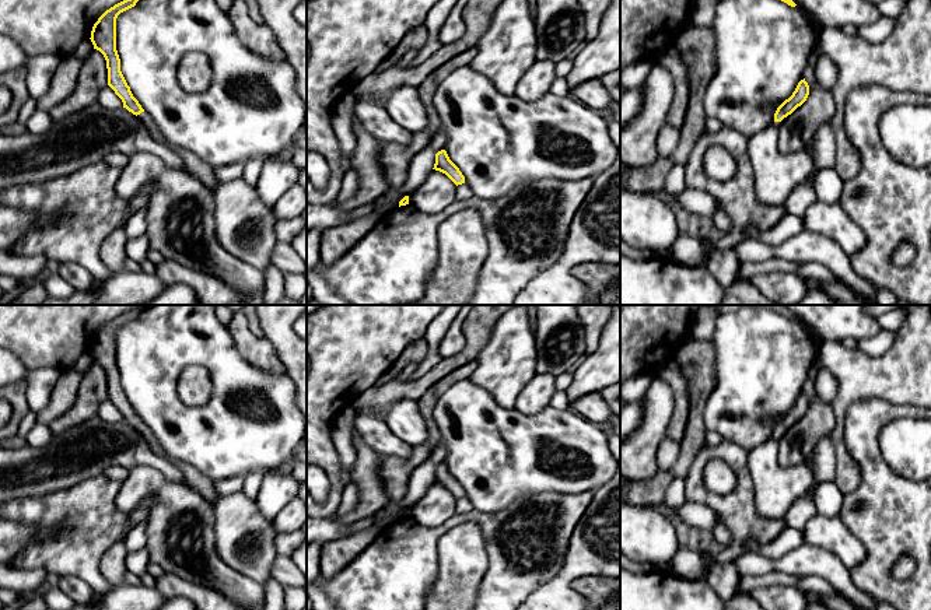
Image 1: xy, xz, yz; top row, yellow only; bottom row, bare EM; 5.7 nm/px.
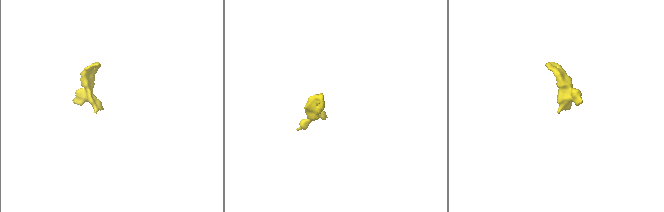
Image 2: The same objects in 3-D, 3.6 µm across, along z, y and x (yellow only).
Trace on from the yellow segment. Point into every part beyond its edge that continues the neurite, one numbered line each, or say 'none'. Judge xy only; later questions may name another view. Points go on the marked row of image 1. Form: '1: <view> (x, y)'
1: xy (144, 118)

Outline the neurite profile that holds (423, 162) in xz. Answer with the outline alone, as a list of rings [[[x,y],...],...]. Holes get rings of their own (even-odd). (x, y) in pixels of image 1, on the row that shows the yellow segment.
[[[440,129],[434,134],[430,144],[413,157],[406,182],[400,190],[392,193],[386,192],[384,196],[374,201],[374,206],[377,206],[381,200],[388,200],[396,194],[409,196],[421,182],[426,180],[427,175],[433,171],[435,164],[435,154],[444,150],[445,143],[447,137]]]

